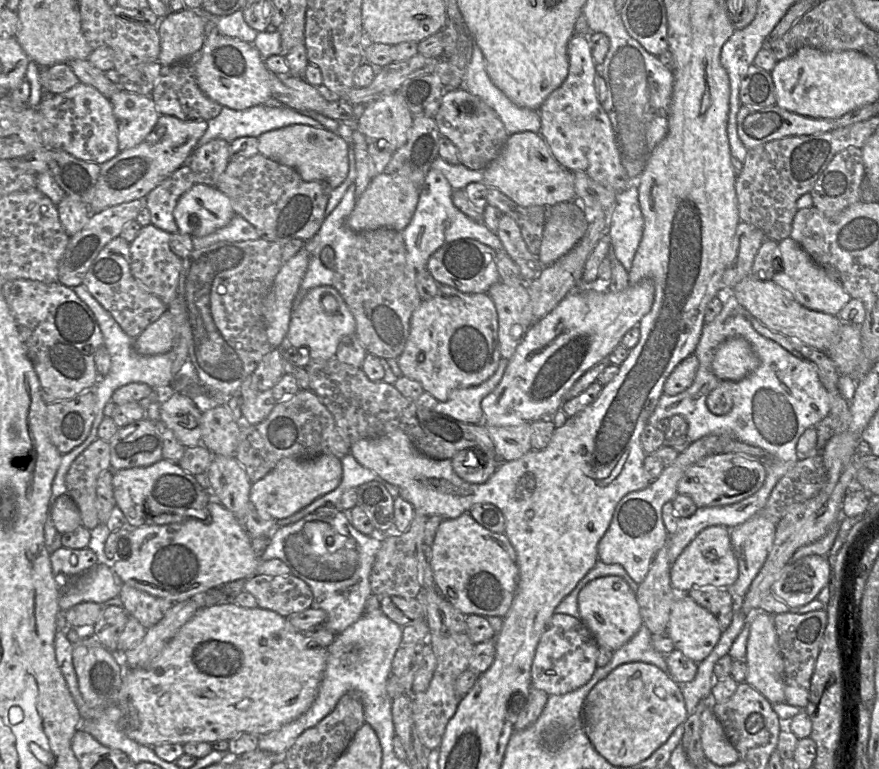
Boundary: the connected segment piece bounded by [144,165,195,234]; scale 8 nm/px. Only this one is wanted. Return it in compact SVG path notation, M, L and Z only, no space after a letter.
M183 165L155 187L144 199L151 224L169 234L178 232L173 211L179 198L194 184L190 167Z

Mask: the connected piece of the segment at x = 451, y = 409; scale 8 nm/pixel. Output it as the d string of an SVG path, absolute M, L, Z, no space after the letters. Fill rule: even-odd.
M501 357L497 370L490 378L478 386L456 389L450 394L448 400L438 402L433 412L466 424L483 424L481 401L499 384L508 361Z

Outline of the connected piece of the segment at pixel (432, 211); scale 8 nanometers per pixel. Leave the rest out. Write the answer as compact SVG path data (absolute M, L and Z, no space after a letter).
M437 158L428 172L425 182L419 191L419 199L413 218L401 233L407 251L407 262L416 273L426 270L430 256L445 243L460 239L476 240L496 252L504 251L500 239L490 232L484 223L477 223L462 212L452 202L453 190L464 190L470 183L483 183L483 171L466 168L461 163L451 165L441 158Z

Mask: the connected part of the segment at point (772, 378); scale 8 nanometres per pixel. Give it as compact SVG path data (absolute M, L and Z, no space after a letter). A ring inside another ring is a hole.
M719 290L716 297L723 307L712 322L703 326L694 352L699 366L693 383L677 395L662 394L648 418L648 424L655 427L661 419L681 415L688 424L686 437L690 443L708 435L732 435L735 439L765 450L774 461L779 459L790 462L787 473L799 460L796 445L800 436L806 429L815 427L828 416L828 393L812 362L794 356L776 342L756 332L750 322L751 315L739 304L733 293L724 294L723 290ZM734 337L742 337L749 342L759 358L759 366L749 376L734 382L733 406L730 412L716 415L706 405L708 394L722 381L713 373L712 361L717 348Z

